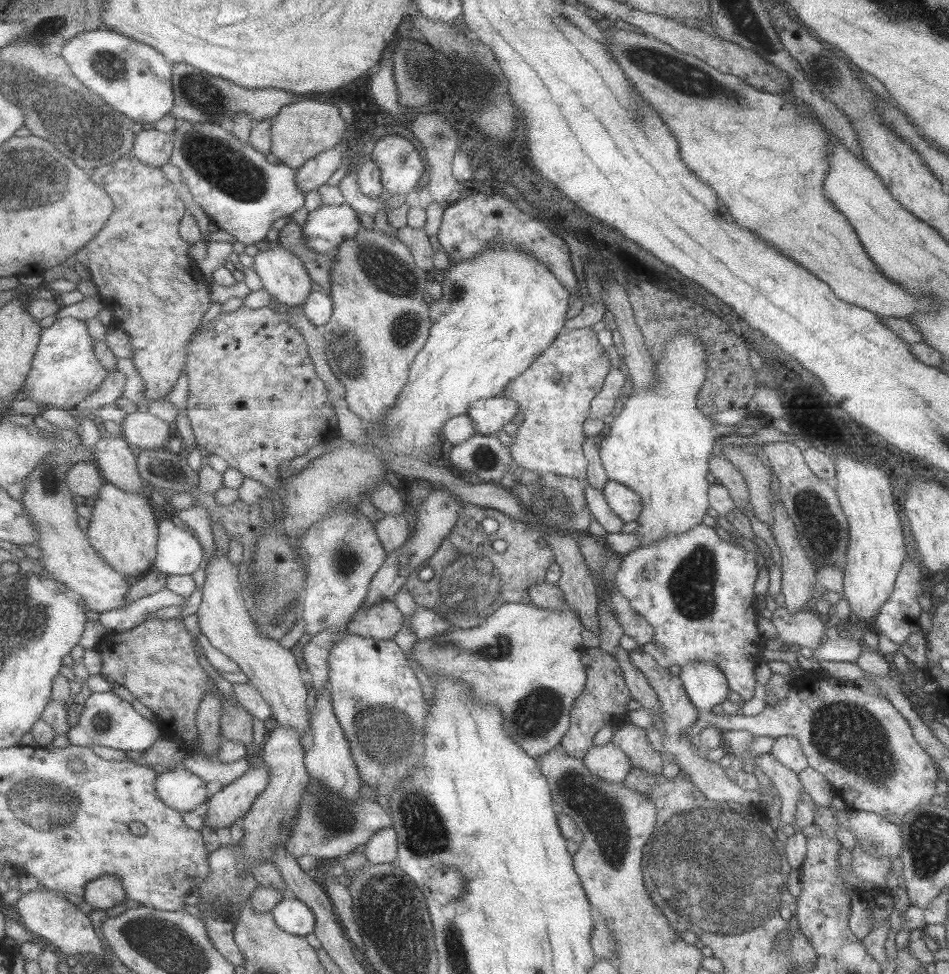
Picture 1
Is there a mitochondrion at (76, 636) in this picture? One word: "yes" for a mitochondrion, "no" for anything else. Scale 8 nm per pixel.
no

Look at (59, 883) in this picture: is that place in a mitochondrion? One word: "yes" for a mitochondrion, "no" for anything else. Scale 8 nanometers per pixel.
no

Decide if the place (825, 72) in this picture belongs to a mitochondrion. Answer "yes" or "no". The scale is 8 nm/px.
yes

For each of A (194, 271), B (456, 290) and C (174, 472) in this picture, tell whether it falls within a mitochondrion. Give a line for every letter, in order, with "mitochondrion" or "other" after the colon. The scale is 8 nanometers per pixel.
A: other
B: mitochondrion
C: other

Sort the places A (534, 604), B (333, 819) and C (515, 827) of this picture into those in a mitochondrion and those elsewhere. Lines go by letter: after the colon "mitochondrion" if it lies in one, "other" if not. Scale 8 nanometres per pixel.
A: other
B: mitochondrion
C: other

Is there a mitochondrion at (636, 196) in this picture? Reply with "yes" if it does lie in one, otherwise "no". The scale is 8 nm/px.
no

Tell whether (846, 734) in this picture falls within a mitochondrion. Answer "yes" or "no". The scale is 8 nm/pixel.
yes

